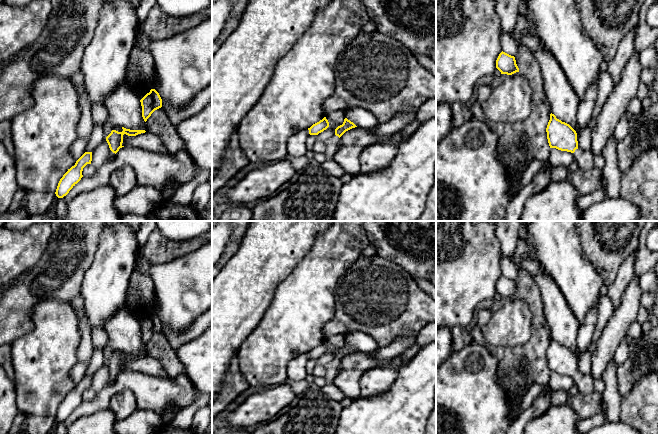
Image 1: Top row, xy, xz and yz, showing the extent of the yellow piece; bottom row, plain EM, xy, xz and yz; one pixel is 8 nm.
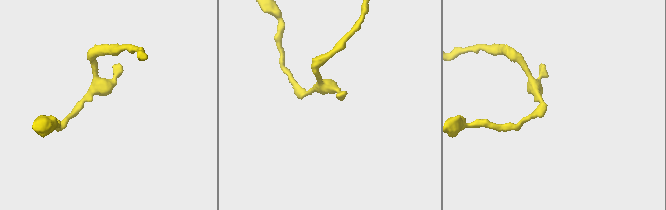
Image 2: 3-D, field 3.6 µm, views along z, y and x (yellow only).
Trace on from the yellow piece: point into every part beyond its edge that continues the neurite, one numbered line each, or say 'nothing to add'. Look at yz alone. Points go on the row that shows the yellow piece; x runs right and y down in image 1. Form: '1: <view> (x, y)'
1: yz (585, 158)

